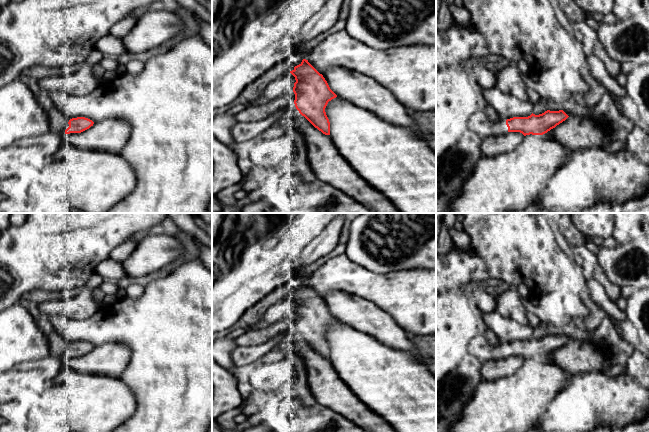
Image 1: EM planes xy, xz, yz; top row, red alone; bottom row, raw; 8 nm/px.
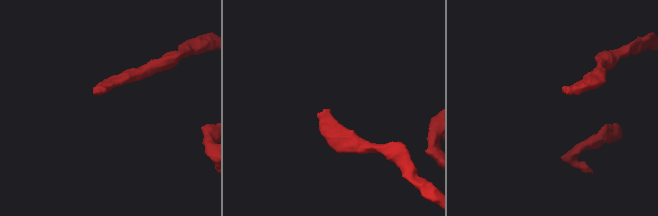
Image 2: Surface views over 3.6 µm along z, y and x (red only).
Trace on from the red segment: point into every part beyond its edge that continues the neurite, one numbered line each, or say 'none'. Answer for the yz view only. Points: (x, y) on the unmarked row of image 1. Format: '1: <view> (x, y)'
1: yz (479, 347)

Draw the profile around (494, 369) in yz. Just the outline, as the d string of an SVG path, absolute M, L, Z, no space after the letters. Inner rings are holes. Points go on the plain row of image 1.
M508 356L504 359L491 359L482 363L481 375L483 380L495 381L513 375L523 364L520 356Z

